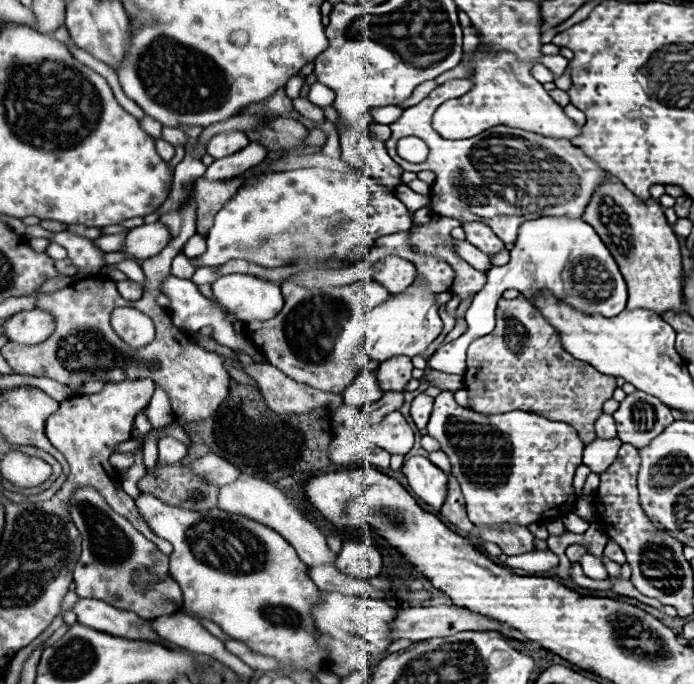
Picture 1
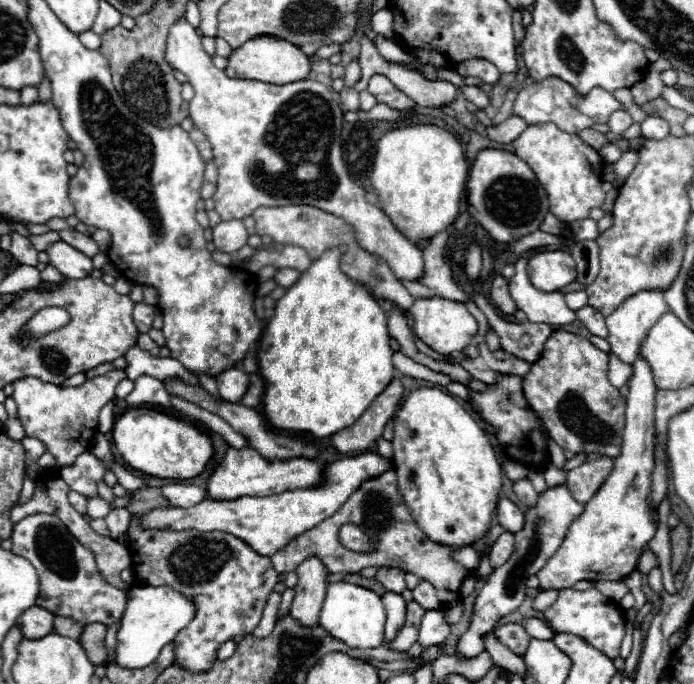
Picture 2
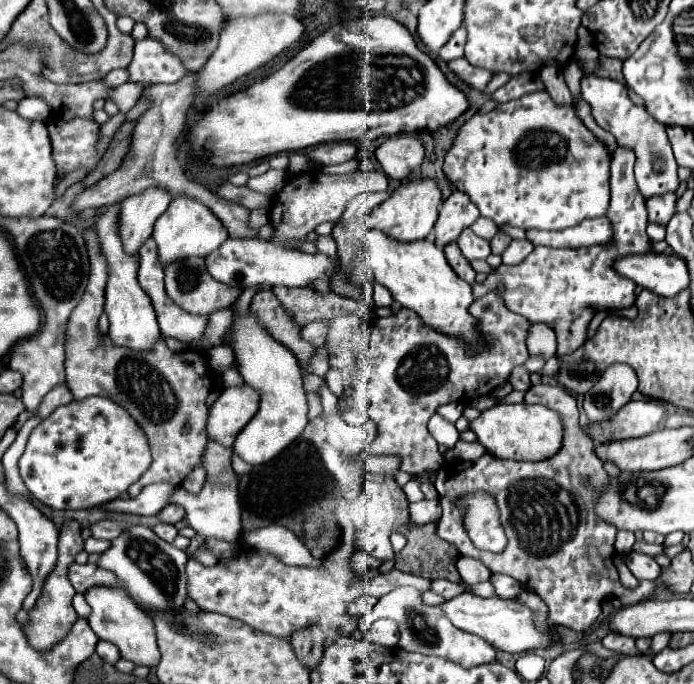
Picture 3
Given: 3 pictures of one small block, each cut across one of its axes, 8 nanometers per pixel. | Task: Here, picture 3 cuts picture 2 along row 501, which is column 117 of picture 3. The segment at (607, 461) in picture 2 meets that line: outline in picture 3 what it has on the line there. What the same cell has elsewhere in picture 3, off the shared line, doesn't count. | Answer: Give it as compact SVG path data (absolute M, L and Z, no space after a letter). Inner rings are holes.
M74 564L70 568L70 582L76 588L76 592L84 594L86 590L94 588L94 586L108 586L108 588L122 588L120 580L116 580L116 574L112 574L110 570L104 570L96 564Z

